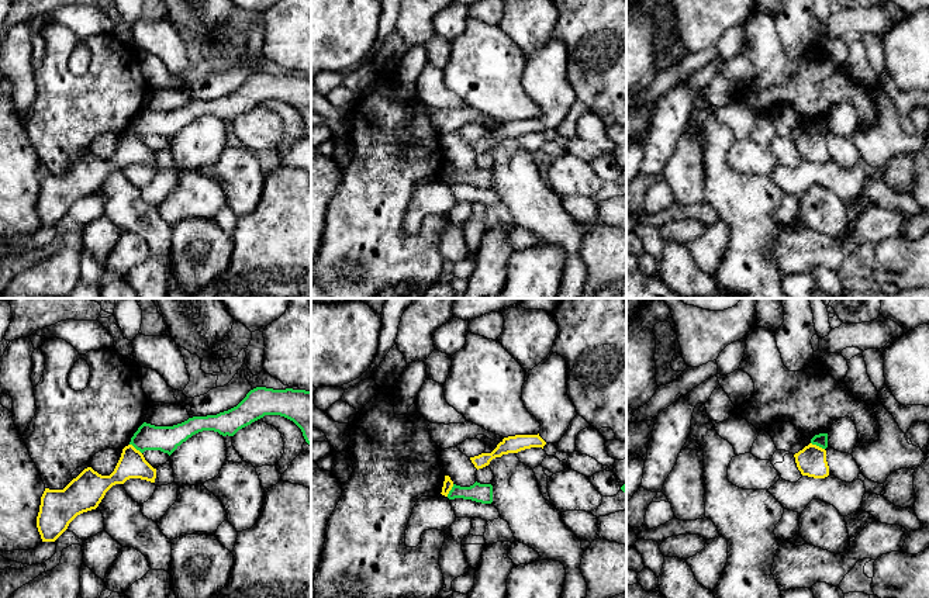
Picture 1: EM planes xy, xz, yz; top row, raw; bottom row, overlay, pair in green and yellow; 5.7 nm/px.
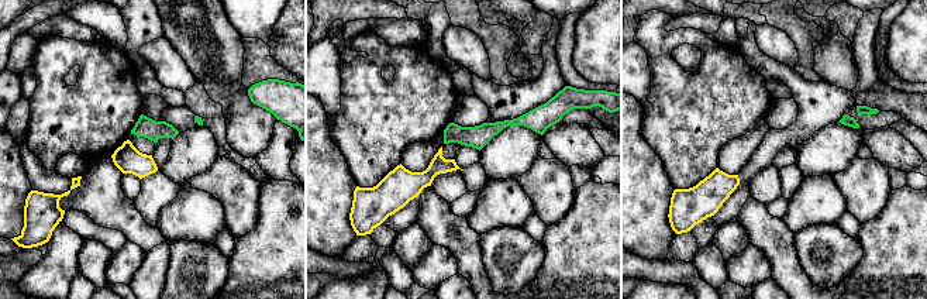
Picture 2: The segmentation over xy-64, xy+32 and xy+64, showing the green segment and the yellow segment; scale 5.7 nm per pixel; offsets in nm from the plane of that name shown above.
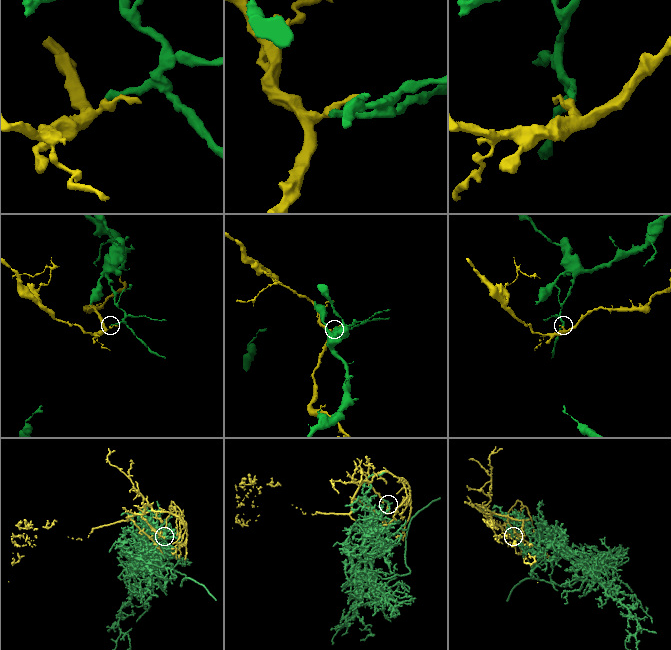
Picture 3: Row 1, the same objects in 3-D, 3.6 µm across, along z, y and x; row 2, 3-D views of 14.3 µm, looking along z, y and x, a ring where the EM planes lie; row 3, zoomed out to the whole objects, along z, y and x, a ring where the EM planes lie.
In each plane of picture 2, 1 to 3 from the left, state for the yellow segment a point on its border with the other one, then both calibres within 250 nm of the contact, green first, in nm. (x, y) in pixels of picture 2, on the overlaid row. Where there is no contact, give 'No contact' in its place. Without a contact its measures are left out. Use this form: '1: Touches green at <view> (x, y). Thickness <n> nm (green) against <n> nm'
1: No contact
2: No contact
3: No contact

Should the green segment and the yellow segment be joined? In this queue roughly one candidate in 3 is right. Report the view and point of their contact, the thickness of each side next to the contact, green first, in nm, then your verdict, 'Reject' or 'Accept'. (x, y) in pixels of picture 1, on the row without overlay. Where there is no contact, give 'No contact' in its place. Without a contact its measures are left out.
Touches green at yz (818, 130). Thickness 70 nm (green) against 170 nm. Reject

